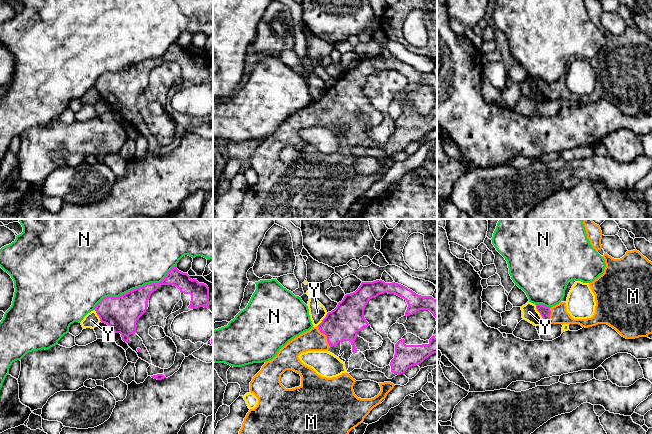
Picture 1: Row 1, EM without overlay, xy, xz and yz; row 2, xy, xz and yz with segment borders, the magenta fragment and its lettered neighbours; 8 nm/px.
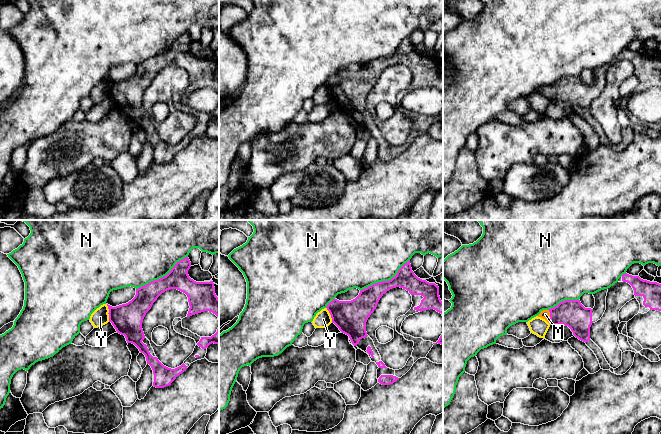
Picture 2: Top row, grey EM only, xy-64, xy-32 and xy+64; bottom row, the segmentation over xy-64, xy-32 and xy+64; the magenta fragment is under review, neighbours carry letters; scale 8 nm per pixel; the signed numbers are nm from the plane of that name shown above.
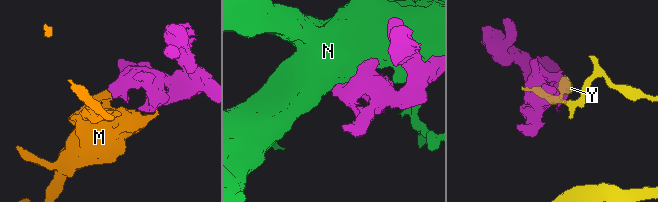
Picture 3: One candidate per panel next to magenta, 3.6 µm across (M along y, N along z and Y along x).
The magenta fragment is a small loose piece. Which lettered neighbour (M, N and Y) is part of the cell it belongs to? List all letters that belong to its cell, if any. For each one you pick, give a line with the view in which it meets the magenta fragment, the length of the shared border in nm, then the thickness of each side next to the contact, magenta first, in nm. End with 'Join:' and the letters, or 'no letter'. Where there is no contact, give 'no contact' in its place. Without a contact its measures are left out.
M: meets magenta in xz; contact 200 nm long; 280 nm thick on the magenta side, 180 nm on the other
Join: M

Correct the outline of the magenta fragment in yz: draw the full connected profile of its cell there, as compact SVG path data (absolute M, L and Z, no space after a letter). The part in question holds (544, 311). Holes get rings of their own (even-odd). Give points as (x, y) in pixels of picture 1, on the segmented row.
M636 249L627 251L620 259L614 259L607 253L602 256L606 267L604 273L589 283L595 295L595 313L591 318L574 319L566 310L566 303L549 308L536 304L536 309L546 324L579 324L588 328L598 324L607 324L626 339L647 337L652 334L652 262Z

